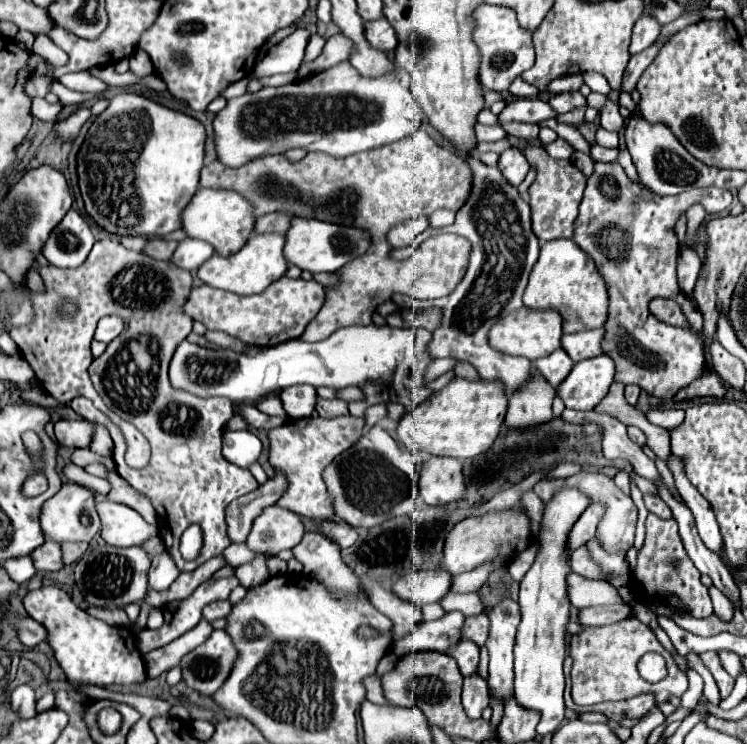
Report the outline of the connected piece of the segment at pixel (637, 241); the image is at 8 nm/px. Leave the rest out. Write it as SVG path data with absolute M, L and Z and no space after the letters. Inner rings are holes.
M617 162L595 164L595 172L587 180L585 196L579 206L573 240L595 260L599 272L603 268L601 274L609 290L609 320L605 324L603 352L617 364L617 382L637 384L657 398L671 400L681 386L687 386L705 370L701 340L695 336L695 332L701 330L699 310L691 302L679 302L691 322L691 330L683 330L651 316L647 302L657 296L677 302L677 298L683 296L675 276L679 246L673 228L679 214L691 204L703 204L709 214L723 212L731 206L731 198L729 190L719 188L697 188L677 196L657 196L631 182Z

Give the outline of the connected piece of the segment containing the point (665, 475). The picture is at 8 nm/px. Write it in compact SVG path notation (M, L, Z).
M656 458L655 465L662 478L663 483L672 492L676 500L678 500L681 503L685 503L676 489L673 475L671 471L669 470L669 468L667 467L666 462L661 460L660 458Z

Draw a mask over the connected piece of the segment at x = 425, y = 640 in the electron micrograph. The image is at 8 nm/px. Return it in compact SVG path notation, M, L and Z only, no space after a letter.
M449 612L439 620L421 622L417 628L393 644L393 653L398 658L407 656L409 652L417 650L437 650L443 652L447 646L461 640L459 626L463 626L465 616L461 612Z

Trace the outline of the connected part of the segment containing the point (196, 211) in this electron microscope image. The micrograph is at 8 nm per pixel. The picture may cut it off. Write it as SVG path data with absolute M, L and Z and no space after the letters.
M199 188L183 210L183 230L187 232L187 236L213 244L213 248L223 256L231 256L245 246L245 242L253 234L255 220L257 218L253 214L251 202L247 202L241 194L235 194L235 190Z

